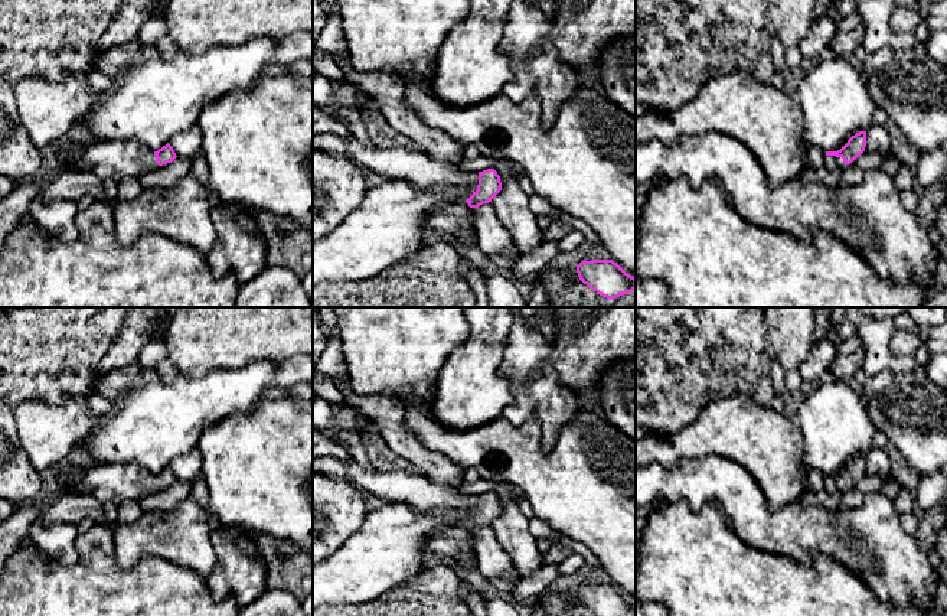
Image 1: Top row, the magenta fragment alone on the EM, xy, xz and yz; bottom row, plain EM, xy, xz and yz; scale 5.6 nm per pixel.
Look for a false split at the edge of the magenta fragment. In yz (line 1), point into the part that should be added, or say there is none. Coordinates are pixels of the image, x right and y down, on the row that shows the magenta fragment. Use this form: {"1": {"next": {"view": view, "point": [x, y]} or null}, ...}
{"1": {"next": {"view": "yz", "point": [830, 162]}}}

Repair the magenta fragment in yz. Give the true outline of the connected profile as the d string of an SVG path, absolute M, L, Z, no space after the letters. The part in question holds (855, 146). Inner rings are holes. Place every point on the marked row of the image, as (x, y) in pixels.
M859 131L852 136L848 143L837 151L824 151L824 167L829 170L842 169L859 157L866 147L866 131Z

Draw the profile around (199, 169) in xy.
M192 157L189 175L199 180L209 192L209 206L215 208L222 205L222 201L216 196L216 193L210 189L209 185L209 164L206 159Z

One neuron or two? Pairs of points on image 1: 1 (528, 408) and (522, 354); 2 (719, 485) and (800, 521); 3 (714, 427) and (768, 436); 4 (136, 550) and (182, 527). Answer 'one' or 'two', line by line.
1: one
2: one
3: one
4: one

